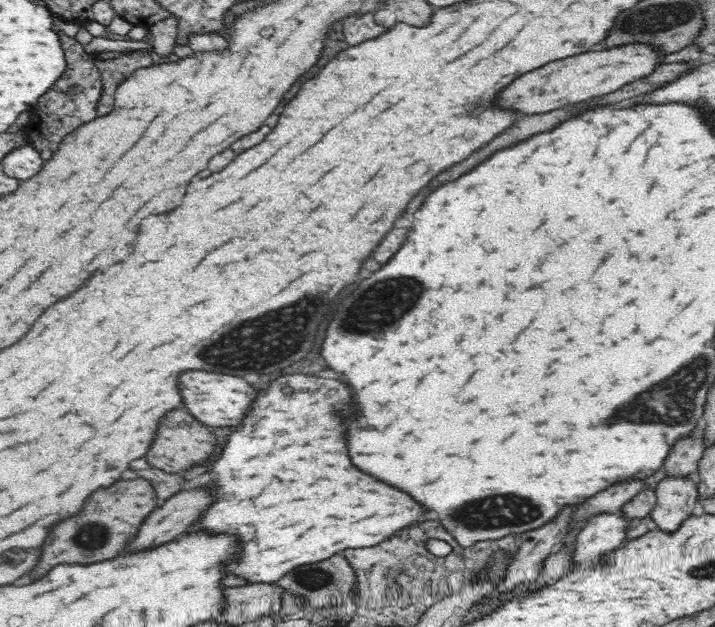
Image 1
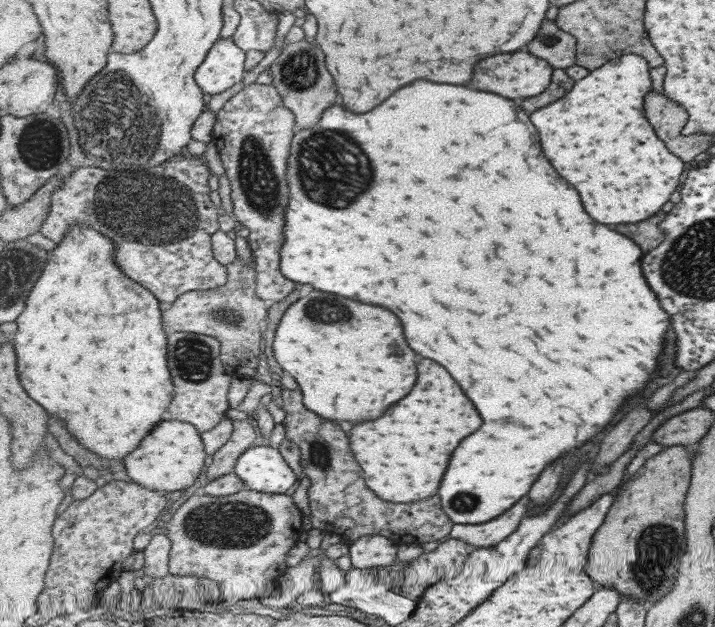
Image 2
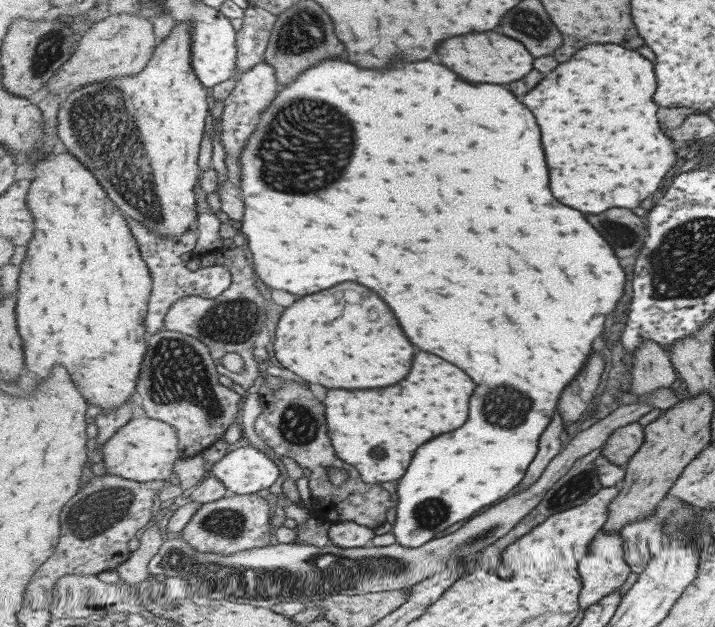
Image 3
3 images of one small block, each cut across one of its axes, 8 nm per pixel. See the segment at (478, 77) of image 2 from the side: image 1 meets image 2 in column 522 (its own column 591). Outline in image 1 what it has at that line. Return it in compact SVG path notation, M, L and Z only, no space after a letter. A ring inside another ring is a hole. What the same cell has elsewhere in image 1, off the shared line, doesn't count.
M636 42L600 52L588 52L582 56L572 56L570 60L556 60L554 64L546 64L514 80L514 86L510 86L510 92L506 92L506 104L514 104L514 108L522 108L524 112L536 114L550 112L572 102L584 102L594 96L612 94L620 86L650 76L660 64L664 64L664 58L666 52L656 50L652 44Z

